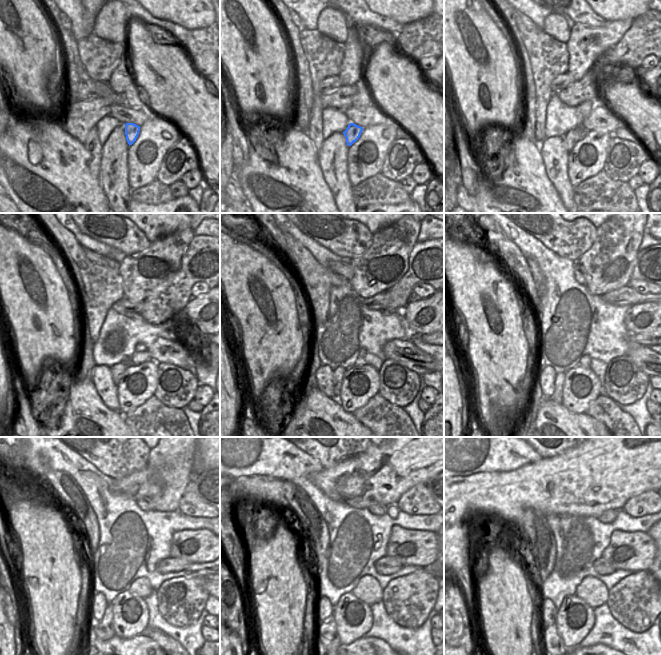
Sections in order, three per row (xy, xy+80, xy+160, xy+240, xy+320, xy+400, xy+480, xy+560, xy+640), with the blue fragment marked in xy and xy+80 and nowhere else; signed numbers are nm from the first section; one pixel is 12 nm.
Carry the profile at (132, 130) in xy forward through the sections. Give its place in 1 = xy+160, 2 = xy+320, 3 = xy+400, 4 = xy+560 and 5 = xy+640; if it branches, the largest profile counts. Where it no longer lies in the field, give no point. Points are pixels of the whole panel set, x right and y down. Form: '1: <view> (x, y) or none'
1: xy+160 (573, 136)
2: xy+320 (339, 372)
3: xy+400 (560, 377)
4: xy+560 (327, 633)
5: xy+640 (551, 639)

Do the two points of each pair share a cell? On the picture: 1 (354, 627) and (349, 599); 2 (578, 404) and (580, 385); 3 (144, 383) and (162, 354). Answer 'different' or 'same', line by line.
1: same
2: same
3: different

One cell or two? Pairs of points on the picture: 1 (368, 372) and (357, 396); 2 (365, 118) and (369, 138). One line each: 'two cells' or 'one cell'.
1: one cell
2: two cells

